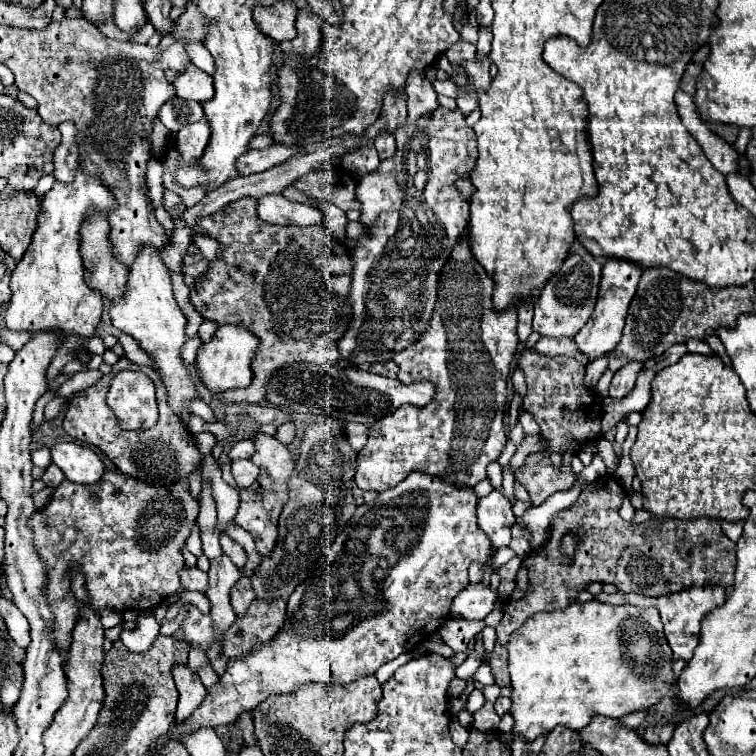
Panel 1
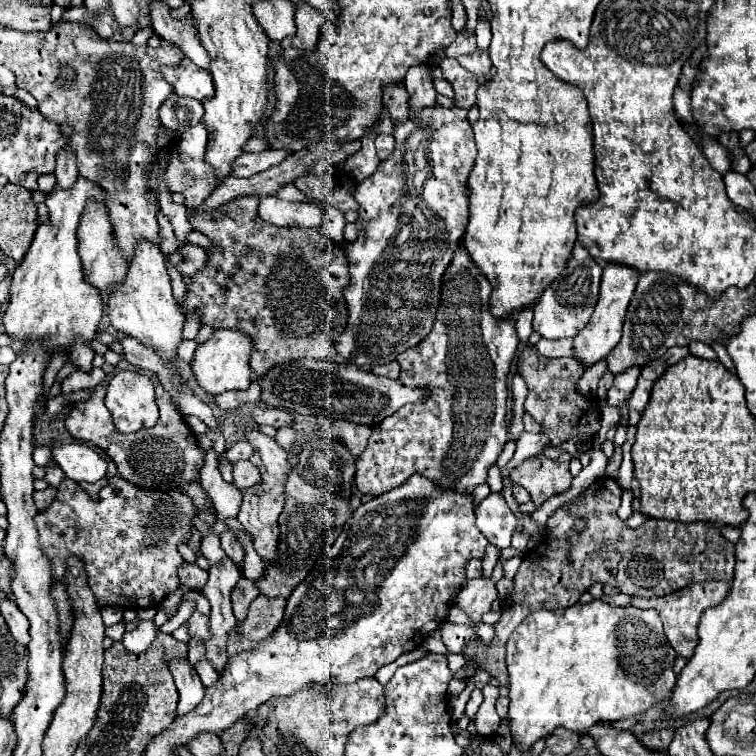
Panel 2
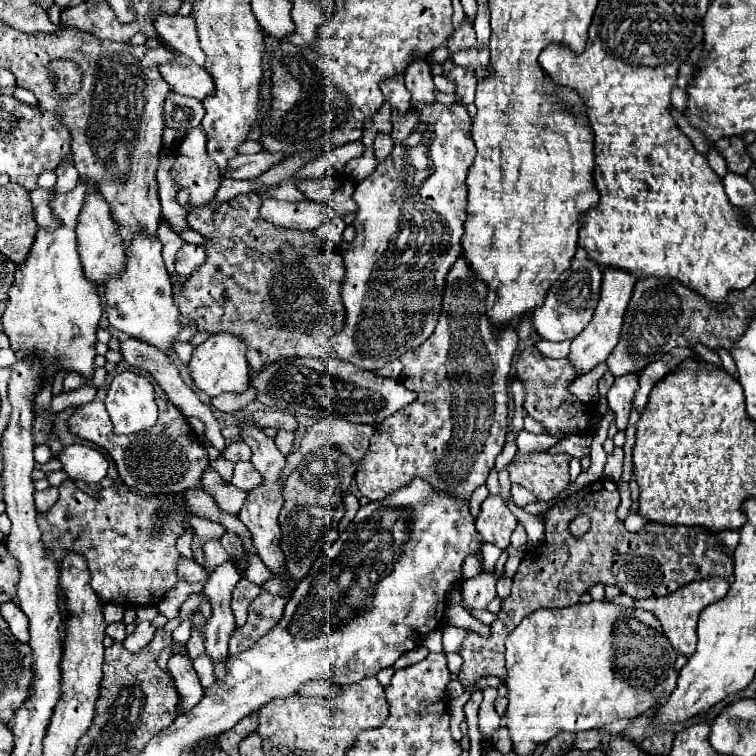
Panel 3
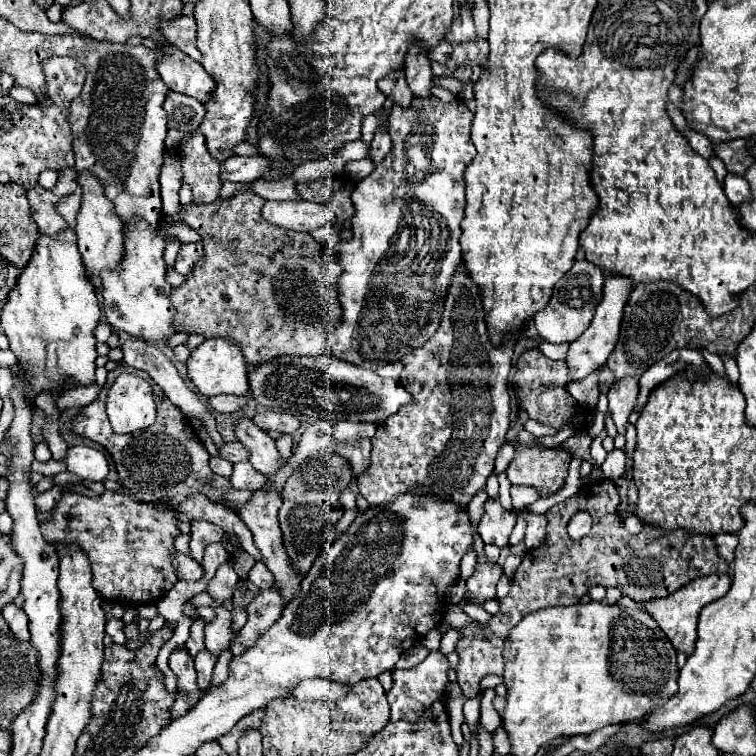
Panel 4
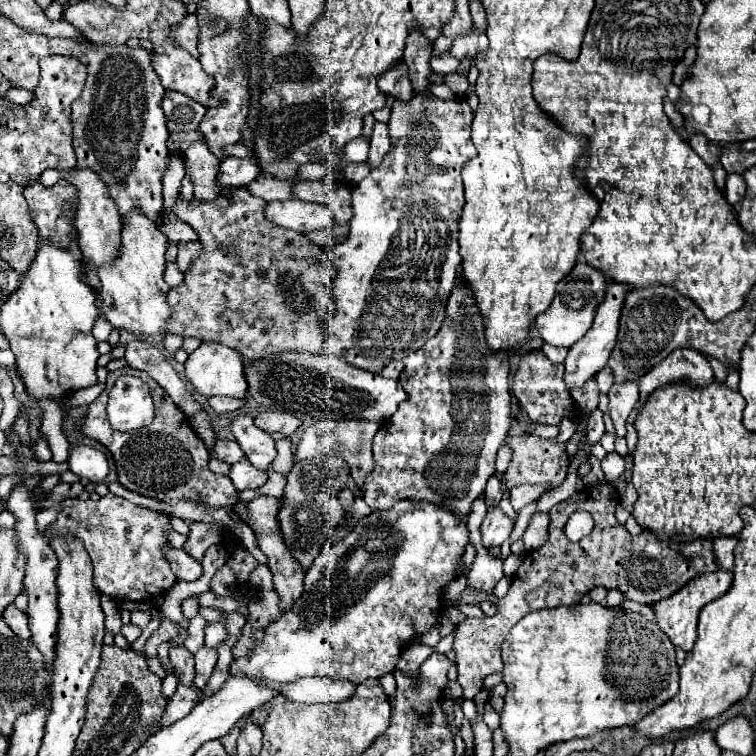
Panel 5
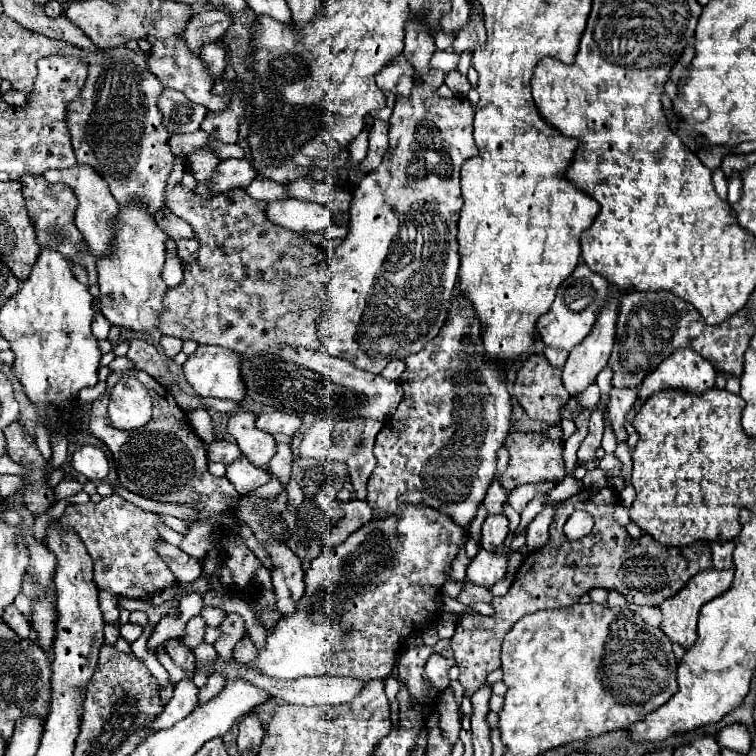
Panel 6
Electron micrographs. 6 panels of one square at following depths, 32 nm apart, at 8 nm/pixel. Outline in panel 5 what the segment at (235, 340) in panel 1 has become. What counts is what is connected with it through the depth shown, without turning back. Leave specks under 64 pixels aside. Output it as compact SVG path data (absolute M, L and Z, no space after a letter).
M200 344L184 364L186 378L192 382L198 394L202 396L232 396L244 398L246 378L242 374L242 356L236 350L230 350L222 344Z

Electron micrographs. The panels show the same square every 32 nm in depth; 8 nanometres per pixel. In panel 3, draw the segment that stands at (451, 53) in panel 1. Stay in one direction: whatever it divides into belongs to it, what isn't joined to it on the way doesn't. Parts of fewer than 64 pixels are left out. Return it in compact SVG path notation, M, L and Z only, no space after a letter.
M466 16L464 22L458 28L454 28L454 34L450 36L448 48L450 48L450 54L454 54L456 50L464 50L464 48L470 48L474 44L476 44L476 32L474 32L472 22Z

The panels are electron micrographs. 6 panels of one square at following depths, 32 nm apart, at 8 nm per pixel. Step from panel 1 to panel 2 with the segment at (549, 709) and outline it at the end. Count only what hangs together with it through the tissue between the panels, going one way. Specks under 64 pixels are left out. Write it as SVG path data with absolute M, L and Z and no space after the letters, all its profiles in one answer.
M602 600L574 604L566 610L536 610L518 626L506 642L506 666L510 688L510 734L522 752L540 738L554 734L558 726L574 732L588 730L598 722L614 722L646 712L670 696L676 686L672 670L676 652L664 636L662 622L654 610L634 606L620 608Z

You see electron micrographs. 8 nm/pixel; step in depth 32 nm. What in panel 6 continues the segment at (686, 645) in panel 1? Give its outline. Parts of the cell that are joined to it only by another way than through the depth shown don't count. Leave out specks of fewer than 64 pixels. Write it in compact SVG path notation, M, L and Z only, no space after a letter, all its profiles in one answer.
M704 570L700 574L696 574L694 578L690 578L690 582L670 600L666 600L662 606L660 606L660 612L664 616L662 620L662 630L668 634L668 638L672 642L678 642L680 646L684 646L686 650L696 642L696 622L698 622L698 612L700 608L710 602L712 598L724 594L730 584L734 580L734 570Z

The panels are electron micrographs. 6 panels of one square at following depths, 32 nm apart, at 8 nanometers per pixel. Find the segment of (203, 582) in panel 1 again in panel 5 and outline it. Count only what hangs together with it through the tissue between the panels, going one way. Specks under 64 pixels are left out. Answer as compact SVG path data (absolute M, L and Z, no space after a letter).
M166 546L164 548L164 554L166 554L166 560L174 572L174 576L178 580L198 580L202 576L202 566L200 562L196 562L192 556L188 556L184 550L178 550L178 548L172 548L172 546Z

